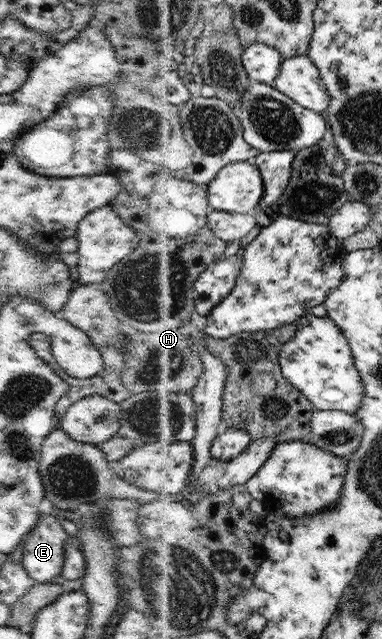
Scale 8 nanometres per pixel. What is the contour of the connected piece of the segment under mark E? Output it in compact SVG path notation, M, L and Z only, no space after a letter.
M42 515L22 542L22 565L32 580L50 583L61 576L69 535L54 515Z

